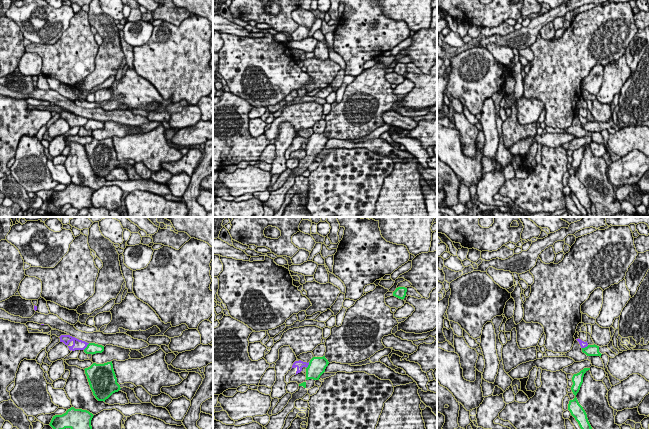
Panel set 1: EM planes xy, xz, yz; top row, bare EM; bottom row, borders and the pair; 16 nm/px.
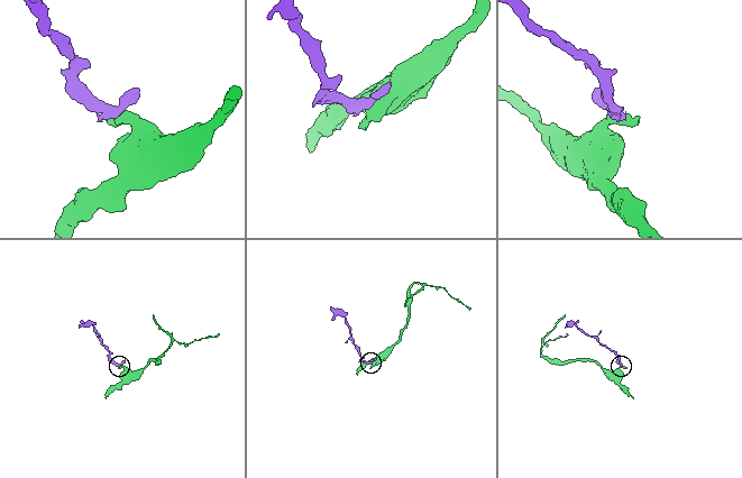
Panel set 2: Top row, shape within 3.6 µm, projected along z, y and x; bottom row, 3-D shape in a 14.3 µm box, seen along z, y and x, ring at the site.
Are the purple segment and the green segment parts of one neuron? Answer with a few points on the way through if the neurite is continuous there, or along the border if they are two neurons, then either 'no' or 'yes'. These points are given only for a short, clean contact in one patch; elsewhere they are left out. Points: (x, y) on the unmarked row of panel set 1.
along xy (89, 119), (83, 125) | no

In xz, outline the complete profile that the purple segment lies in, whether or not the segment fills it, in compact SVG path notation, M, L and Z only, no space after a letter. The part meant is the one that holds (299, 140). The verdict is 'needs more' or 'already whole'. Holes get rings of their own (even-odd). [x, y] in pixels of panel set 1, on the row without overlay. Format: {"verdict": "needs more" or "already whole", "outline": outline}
{"verdict": "needs more", "outline": "M296 136L293 141L292 141L292 145L290 147L288 147L288 149L285 151L285 158L288 160L290 159L290 154L292 152L294 152L295 150L298 150L302 147L303 143L308 143L309 138L303 138L301 136Z"}

